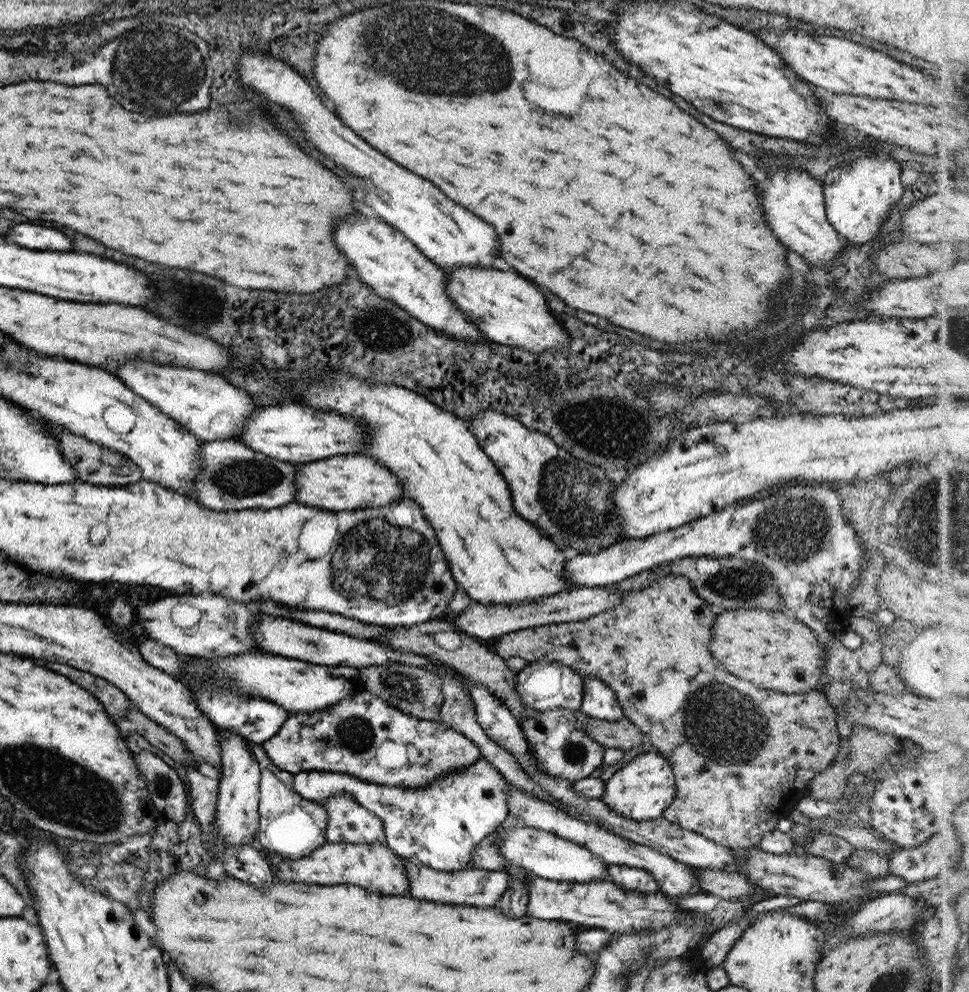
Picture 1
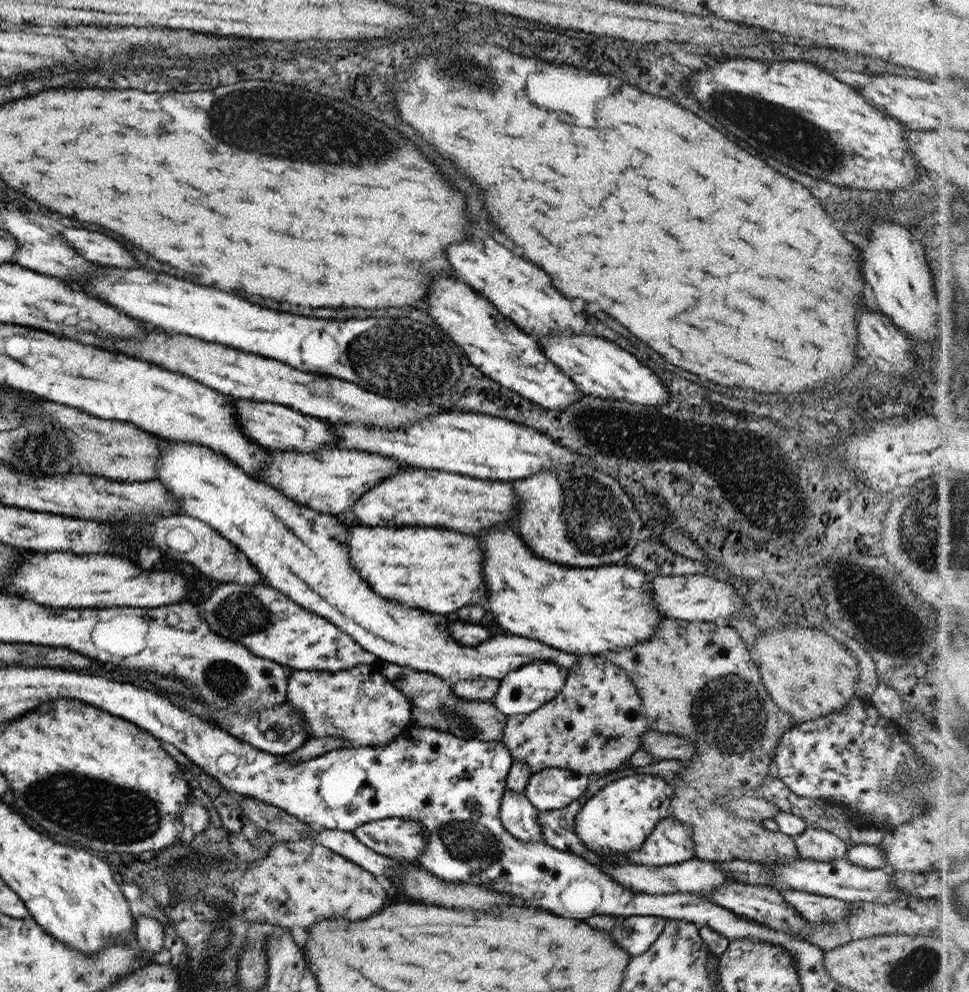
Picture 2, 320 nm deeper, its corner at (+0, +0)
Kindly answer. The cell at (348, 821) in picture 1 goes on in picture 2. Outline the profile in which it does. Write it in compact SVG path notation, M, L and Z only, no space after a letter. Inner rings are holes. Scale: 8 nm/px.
M384 818L366 822L354 828L351 834L373 852L391 860L406 860L406 862L417 862L418 856L424 851L425 845L429 844L422 826L406 818Z

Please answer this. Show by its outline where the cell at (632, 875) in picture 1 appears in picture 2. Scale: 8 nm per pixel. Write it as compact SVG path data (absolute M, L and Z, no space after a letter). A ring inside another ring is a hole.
M669 816L659 819L642 845L625 854L635 865L665 866L694 858L691 830Z

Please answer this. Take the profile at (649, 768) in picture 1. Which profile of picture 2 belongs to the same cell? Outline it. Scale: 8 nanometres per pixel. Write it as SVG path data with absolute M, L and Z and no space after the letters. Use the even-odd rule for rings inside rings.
M637 774L618 778L581 805L574 816L574 831L581 844L599 856L628 854L637 850L655 823L669 814L672 795L670 784L657 777Z

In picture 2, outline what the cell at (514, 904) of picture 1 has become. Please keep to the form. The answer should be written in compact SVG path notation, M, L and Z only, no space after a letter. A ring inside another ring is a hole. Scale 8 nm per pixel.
M504 787L499 801L499 816L502 827L512 837L522 841L541 841L542 836L536 816L538 810L525 798L524 793L518 793Z

